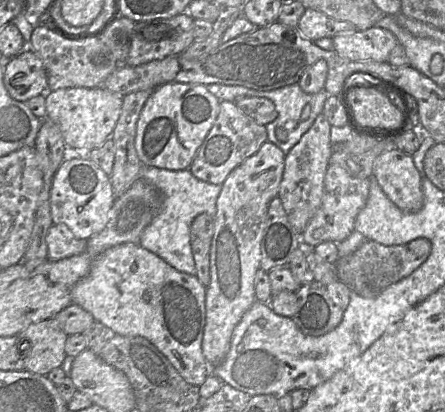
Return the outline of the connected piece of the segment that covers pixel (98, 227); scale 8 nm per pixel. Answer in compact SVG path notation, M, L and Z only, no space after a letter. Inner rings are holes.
M67 158L55 173L50 190L53 225L65 225L74 238L87 240L105 228L114 200L110 176L88 158Z

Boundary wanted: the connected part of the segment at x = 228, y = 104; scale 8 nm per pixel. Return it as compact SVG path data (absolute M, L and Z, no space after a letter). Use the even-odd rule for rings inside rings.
M220 101L219 112L215 122L198 149L189 170L192 175L203 182L222 185L228 175L245 159L255 154L267 140L264 125L243 113L232 101Z

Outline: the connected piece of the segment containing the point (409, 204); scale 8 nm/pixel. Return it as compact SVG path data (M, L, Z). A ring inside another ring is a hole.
M390 147L376 158L373 176L387 197L402 211L417 212L422 208L422 179L412 155Z

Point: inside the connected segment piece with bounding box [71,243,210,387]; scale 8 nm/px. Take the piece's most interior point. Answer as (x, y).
(132, 291)

